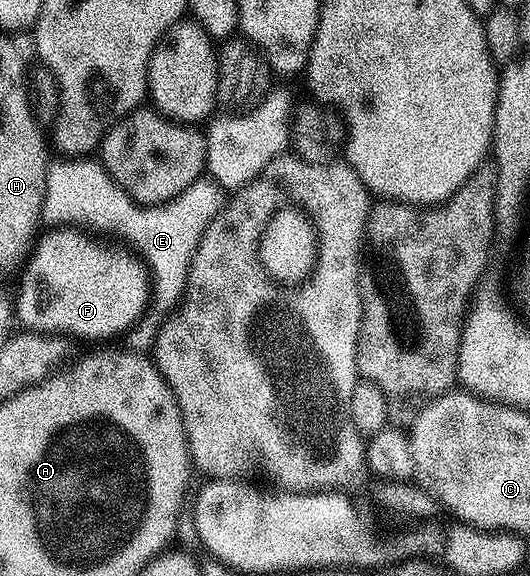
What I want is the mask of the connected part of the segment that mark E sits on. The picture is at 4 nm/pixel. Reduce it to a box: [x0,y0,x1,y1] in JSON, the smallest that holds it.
[43,160,226,310]

